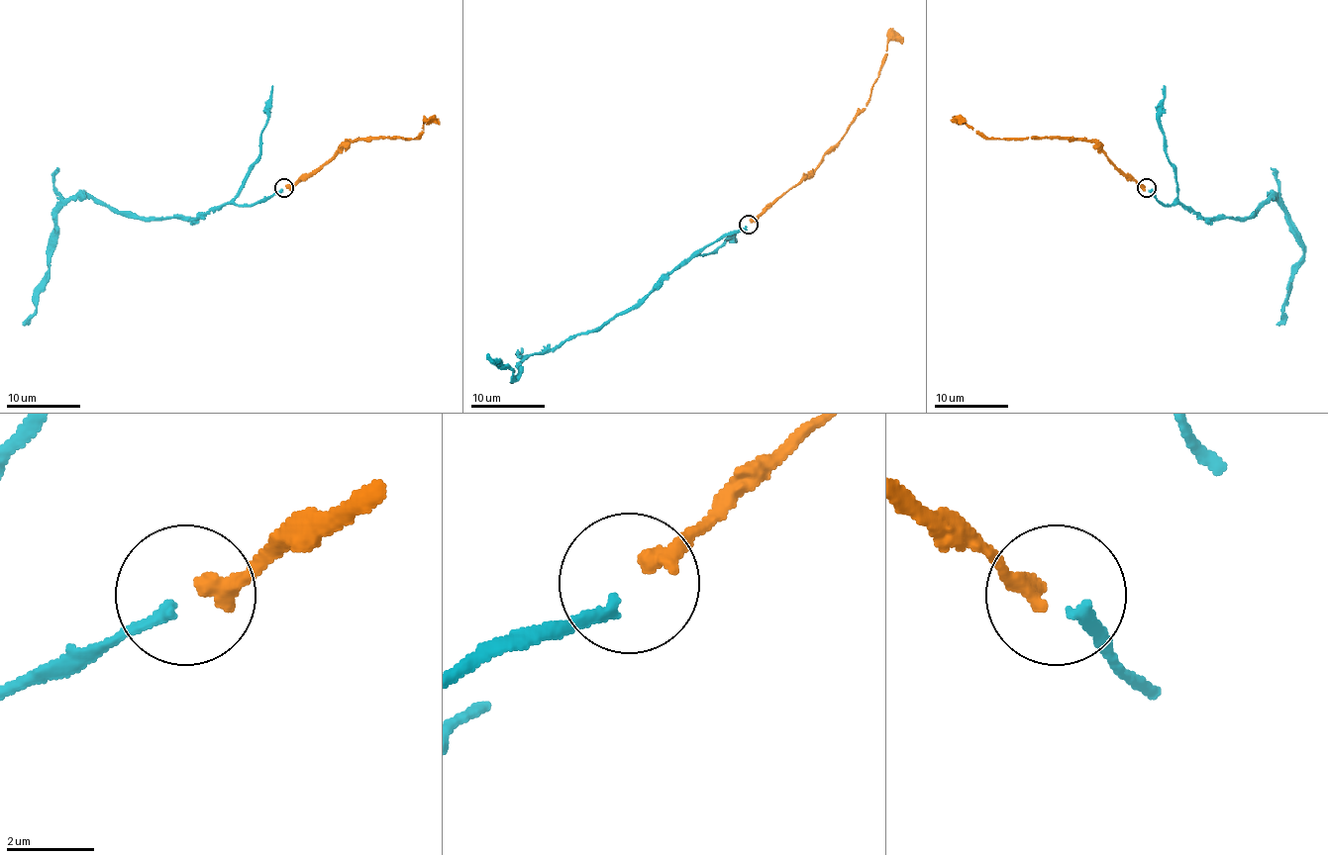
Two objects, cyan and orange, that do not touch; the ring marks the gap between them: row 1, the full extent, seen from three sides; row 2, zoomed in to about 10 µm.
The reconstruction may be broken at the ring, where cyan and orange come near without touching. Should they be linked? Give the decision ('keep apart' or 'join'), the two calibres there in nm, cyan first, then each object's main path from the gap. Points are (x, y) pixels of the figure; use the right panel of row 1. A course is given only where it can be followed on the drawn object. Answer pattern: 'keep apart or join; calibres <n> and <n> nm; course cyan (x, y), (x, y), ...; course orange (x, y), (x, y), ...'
join; calibres 280 and 420 nm; course cyan (1149, 190), (1164, 205), (1180, 203), (1204, 218), (1247, 218), (1268, 198), (1275, 199), (1302, 249), (1276, 326); course orange (1145, 186), (1128, 179), (1093, 142), (987, 139), (966, 124), (964, 118)

